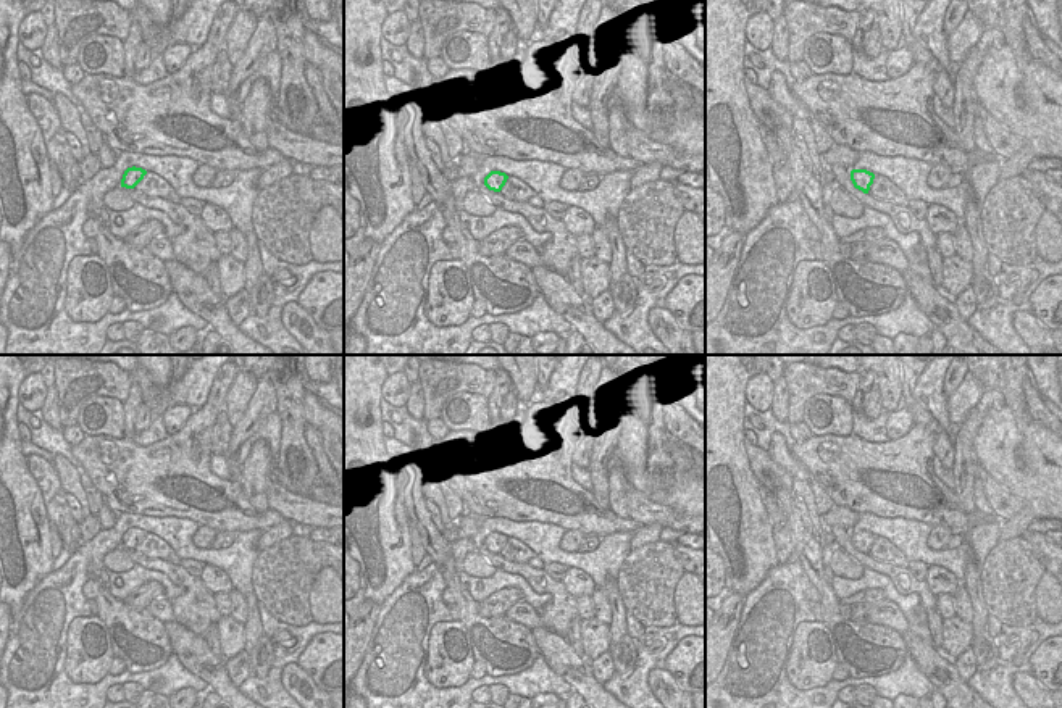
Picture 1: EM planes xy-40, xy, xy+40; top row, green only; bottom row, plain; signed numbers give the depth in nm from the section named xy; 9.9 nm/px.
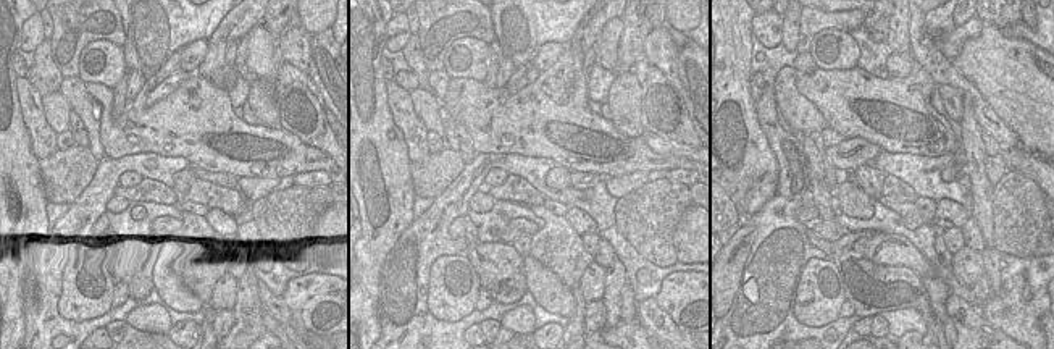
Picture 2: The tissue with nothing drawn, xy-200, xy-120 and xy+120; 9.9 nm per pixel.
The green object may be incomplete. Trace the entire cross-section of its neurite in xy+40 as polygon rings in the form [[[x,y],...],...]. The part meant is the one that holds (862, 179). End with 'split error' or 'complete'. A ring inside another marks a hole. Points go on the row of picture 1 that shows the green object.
[[[852,169],[851,171],[851,181],[855,189],[862,190],[863,194],[868,194],[870,185],[873,184],[875,174],[867,169]]]; complete

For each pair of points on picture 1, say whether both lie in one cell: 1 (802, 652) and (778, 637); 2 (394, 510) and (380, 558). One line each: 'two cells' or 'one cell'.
1: two cells
2: one cell

